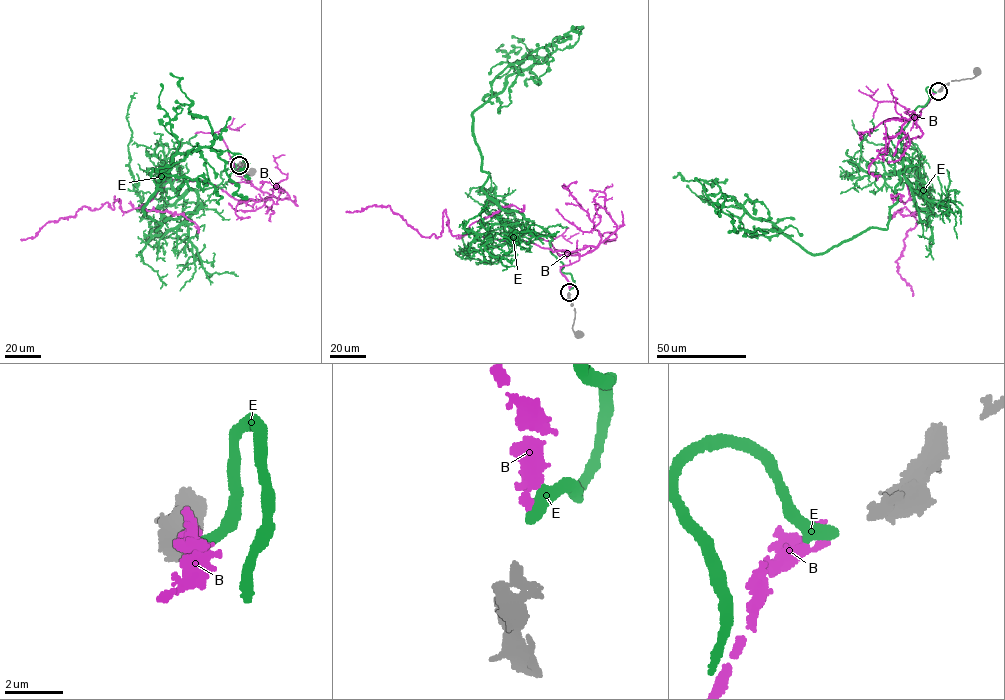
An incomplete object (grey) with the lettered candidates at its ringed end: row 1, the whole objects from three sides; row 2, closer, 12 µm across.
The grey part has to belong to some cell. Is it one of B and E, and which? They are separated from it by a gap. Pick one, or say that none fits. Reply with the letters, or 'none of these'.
B

